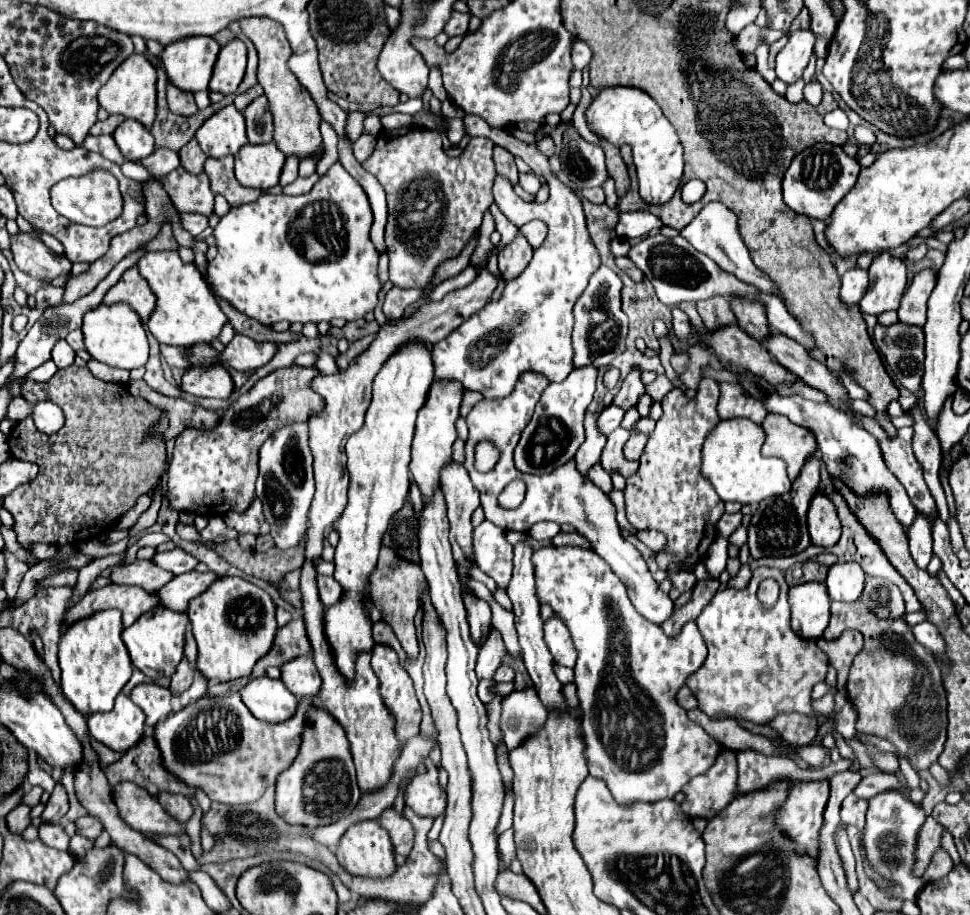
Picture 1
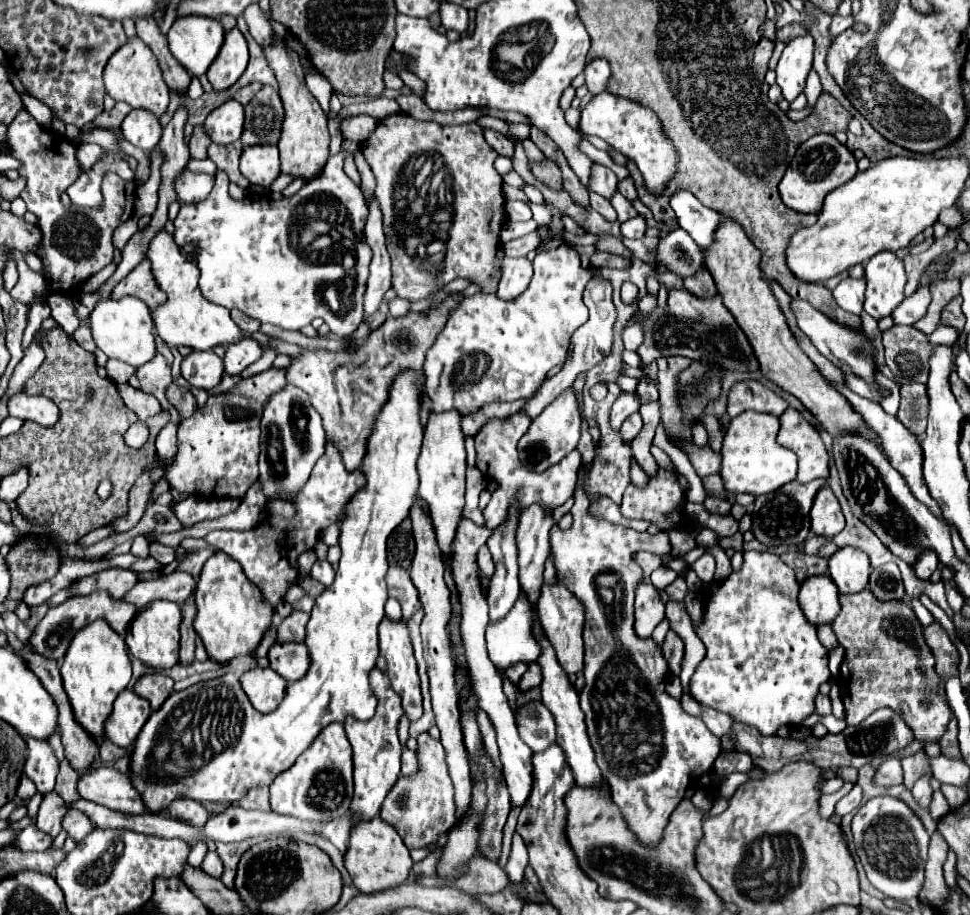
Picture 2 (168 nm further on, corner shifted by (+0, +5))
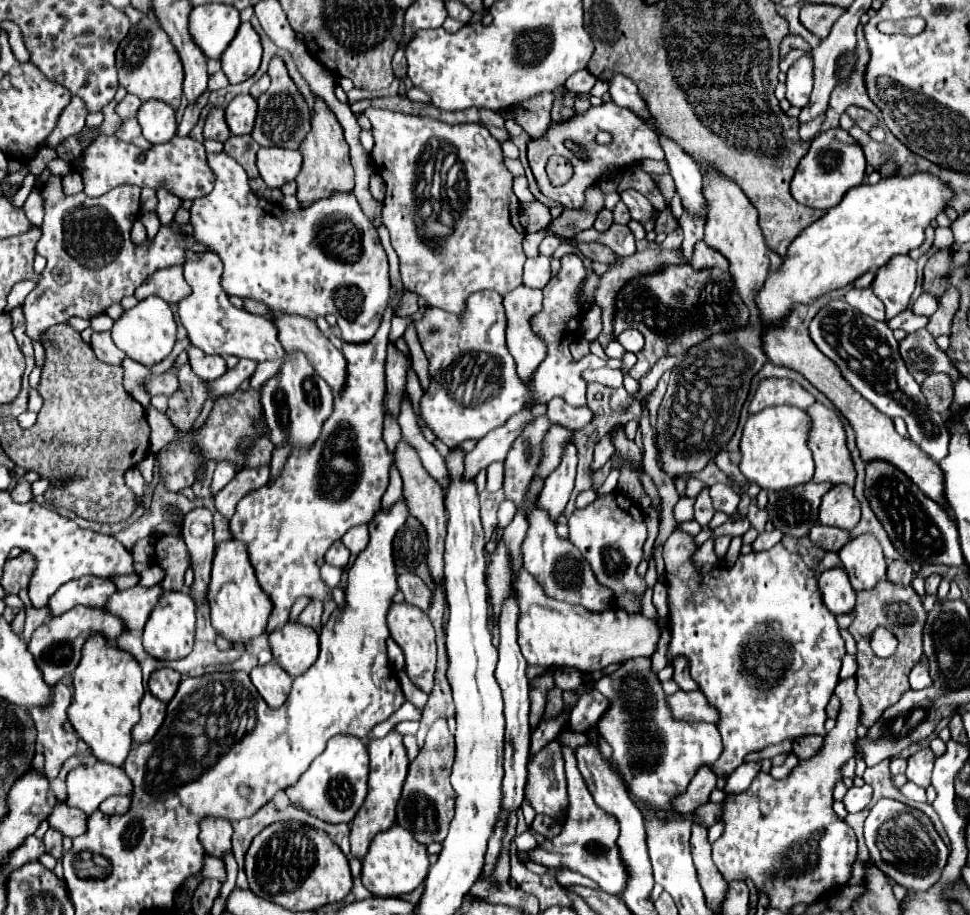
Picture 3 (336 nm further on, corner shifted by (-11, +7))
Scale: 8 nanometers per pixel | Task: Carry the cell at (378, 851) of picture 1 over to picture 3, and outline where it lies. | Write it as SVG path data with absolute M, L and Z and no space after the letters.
M392 825L372 839L366 857L362 859L362 883L378 897L398 897L402 893L414 891L428 875L428 867L430 863L426 847L420 845L408 829Z

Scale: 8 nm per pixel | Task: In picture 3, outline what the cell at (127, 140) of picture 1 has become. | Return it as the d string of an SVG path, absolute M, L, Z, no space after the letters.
M146 101L142 109L138 109L138 123L142 135L154 145L168 143L178 129L174 109L162 101Z

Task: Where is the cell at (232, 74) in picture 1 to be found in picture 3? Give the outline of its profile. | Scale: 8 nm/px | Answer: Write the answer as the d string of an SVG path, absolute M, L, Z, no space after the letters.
M242 23L236 37L222 53L222 71L232 85L242 83L258 71L260 57L262 45L258 33L252 29L250 23Z

